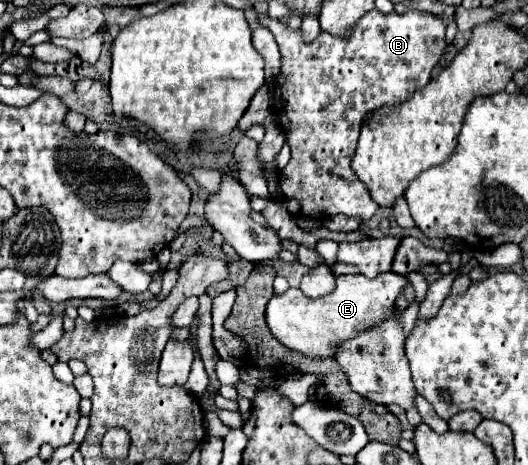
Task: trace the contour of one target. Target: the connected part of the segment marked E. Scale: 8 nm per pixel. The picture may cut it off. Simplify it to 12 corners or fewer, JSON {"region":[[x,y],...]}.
{"region":[[336,277],[308,299],[298,289],[266,307],[272,335],[308,357],[394,317],[408,277]]}

